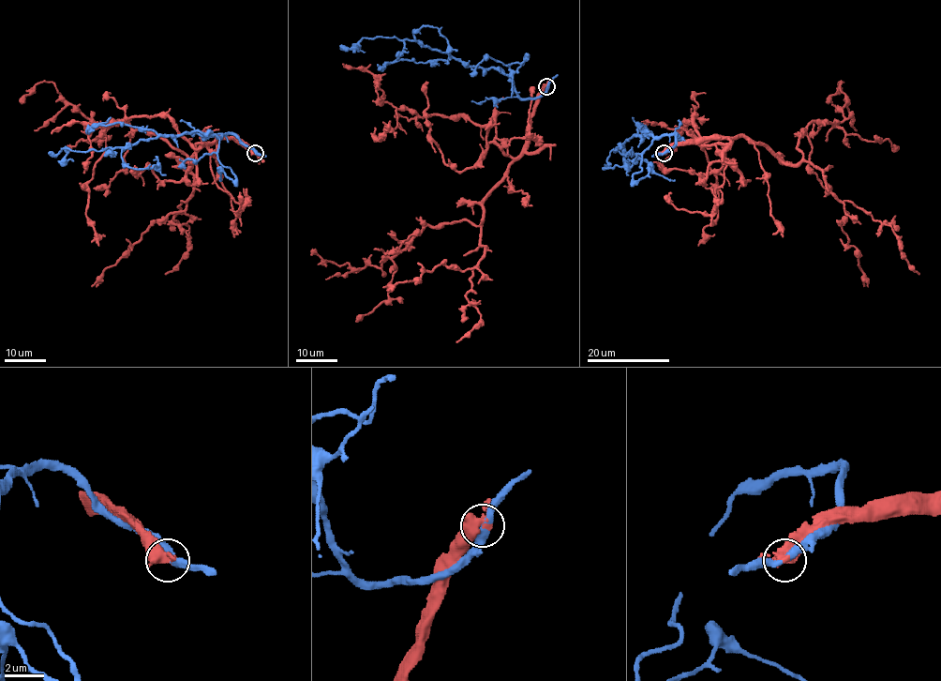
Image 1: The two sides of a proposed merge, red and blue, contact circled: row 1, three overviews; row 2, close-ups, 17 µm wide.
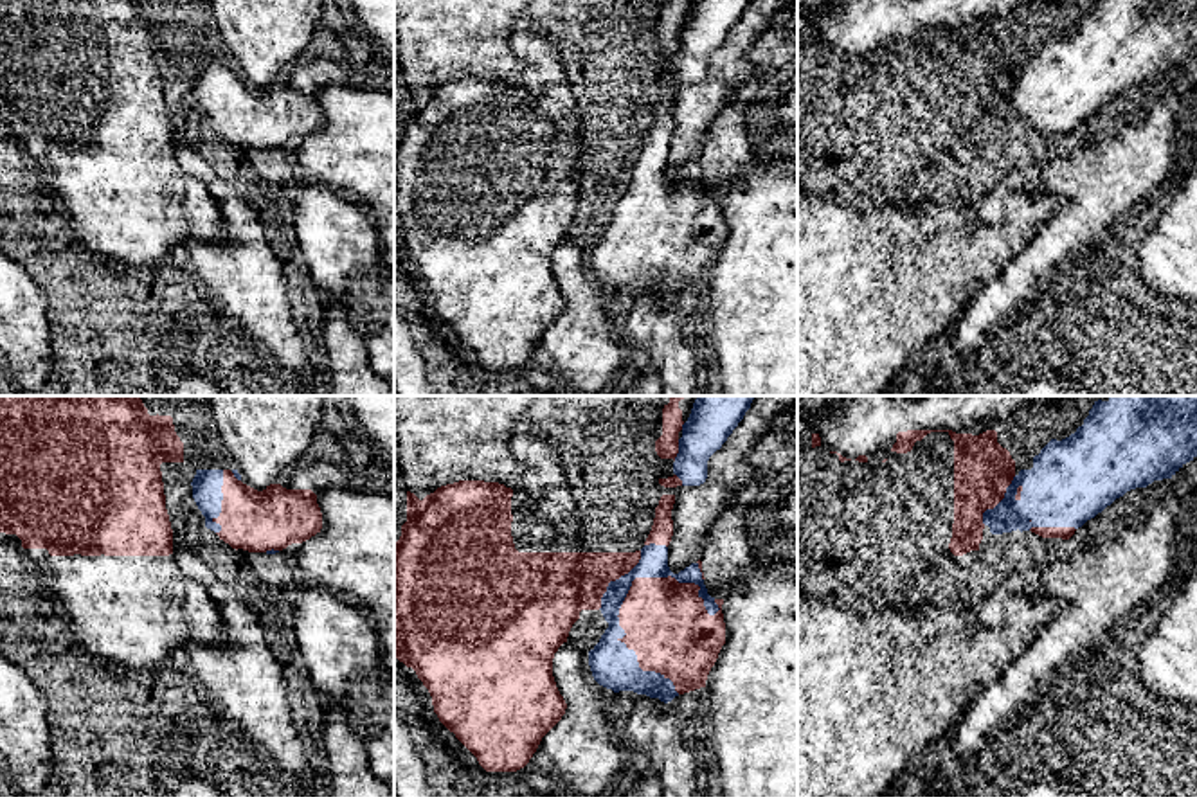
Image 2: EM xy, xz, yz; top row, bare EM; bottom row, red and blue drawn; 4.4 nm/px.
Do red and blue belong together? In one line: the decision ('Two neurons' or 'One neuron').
Two neurons

